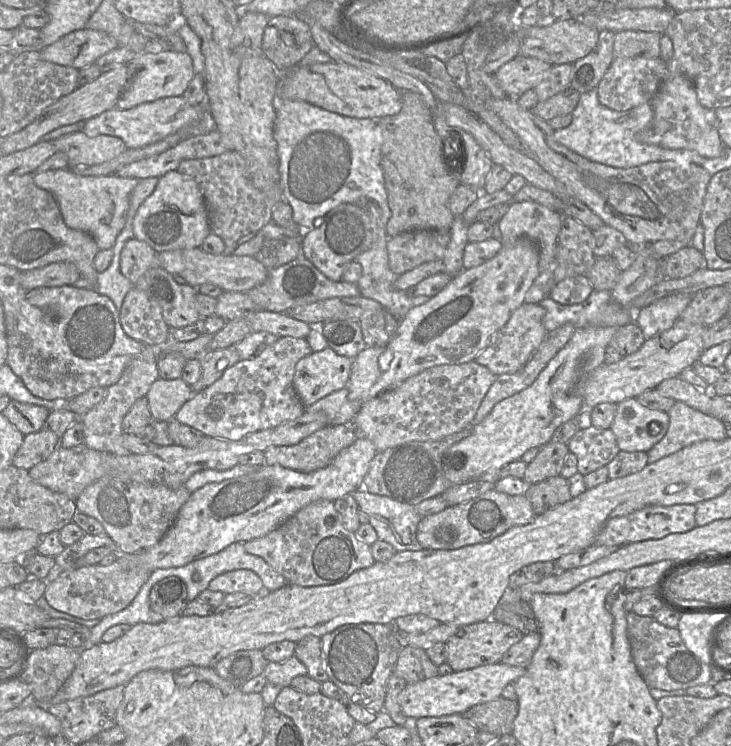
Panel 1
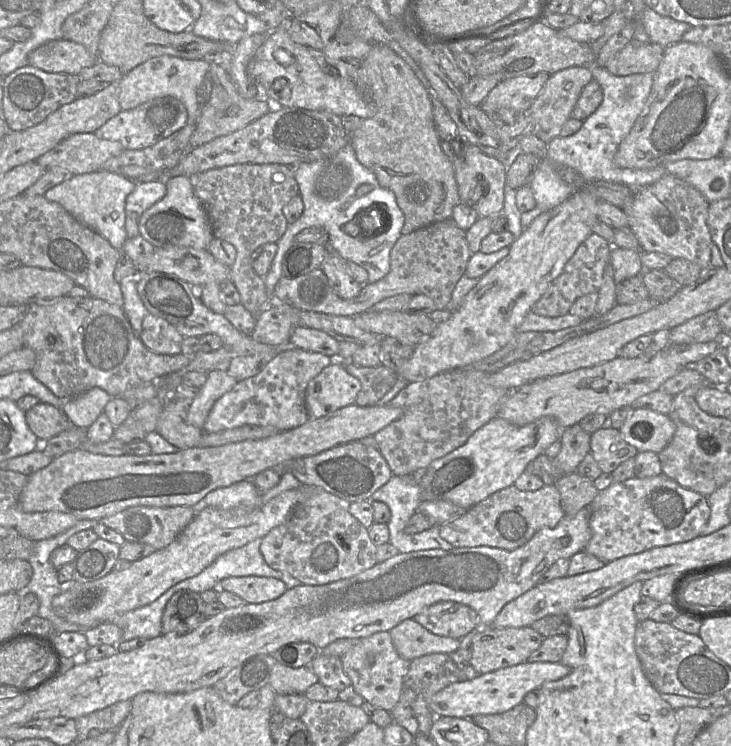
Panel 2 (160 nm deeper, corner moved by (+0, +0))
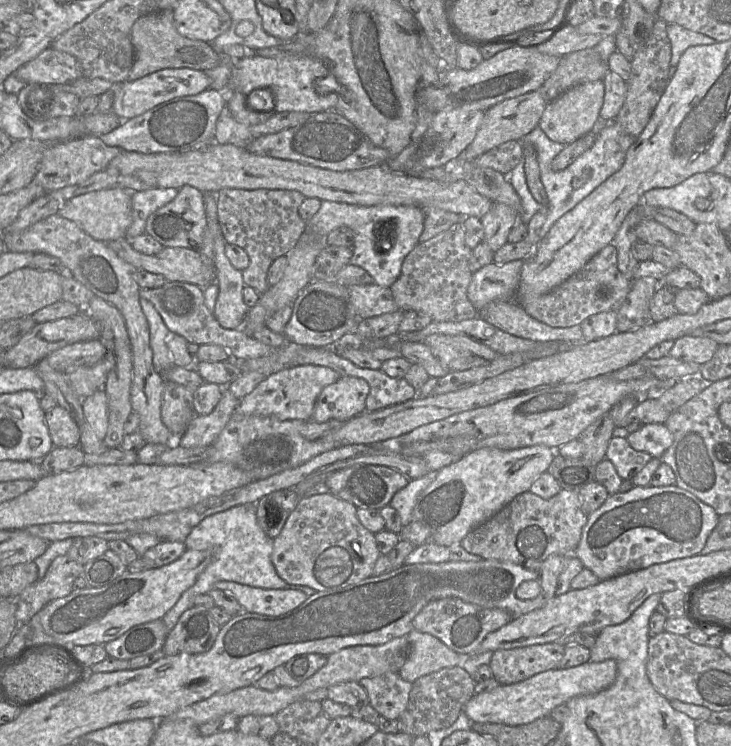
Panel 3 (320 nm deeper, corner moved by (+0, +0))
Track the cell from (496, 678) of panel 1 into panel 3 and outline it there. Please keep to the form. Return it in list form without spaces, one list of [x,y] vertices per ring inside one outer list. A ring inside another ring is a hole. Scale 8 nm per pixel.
[[[613,659],[602,662],[587,662],[571,668],[551,669],[518,683],[499,685],[489,691],[478,690],[465,704],[463,713],[473,722],[498,723],[510,726],[528,724],[538,718],[549,716],[555,708],[574,697],[592,695],[607,689],[614,683],[616,676],[617,664]]]

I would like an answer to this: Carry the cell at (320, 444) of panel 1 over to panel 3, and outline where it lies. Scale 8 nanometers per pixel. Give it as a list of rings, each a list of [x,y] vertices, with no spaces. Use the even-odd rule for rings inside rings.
[[[354,465],[332,471],[324,476],[329,492],[357,508],[378,509],[389,505],[394,494],[404,488],[410,479],[398,471],[381,465]]]

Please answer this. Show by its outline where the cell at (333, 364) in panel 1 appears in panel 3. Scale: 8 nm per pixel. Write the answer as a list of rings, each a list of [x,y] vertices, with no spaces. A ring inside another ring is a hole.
[[[342,376],[323,388],[319,394],[311,420],[324,423],[329,420],[347,421],[364,411],[369,394],[366,381],[352,376]]]

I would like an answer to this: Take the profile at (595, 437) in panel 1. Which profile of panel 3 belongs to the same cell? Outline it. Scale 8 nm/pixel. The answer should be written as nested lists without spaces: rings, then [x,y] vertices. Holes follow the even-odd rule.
[[[613,436],[609,442],[605,458],[613,463],[623,480],[631,480],[653,457],[630,446],[626,438]]]

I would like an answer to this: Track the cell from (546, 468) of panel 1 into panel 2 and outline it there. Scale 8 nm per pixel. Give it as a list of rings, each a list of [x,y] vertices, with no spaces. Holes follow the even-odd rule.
[[[578,424],[561,430],[561,449],[553,462],[563,475],[575,472],[580,462],[590,453],[590,440],[591,434]]]

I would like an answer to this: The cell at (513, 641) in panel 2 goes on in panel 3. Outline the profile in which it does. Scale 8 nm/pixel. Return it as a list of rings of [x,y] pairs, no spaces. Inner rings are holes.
[[[558,643],[496,650],[492,652],[488,666],[500,685],[514,684],[558,668],[564,651],[565,646]]]

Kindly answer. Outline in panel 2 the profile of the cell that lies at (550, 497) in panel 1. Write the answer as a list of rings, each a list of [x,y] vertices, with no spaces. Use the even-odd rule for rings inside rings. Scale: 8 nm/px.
[[[576,472],[563,475],[554,486],[560,493],[561,507],[566,515],[589,507],[599,493],[592,480]]]

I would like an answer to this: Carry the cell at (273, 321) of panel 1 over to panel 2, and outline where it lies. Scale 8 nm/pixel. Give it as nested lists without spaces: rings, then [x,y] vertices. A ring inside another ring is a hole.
[[[298,325],[292,330],[289,343],[294,347],[338,360],[339,341],[324,331]]]

